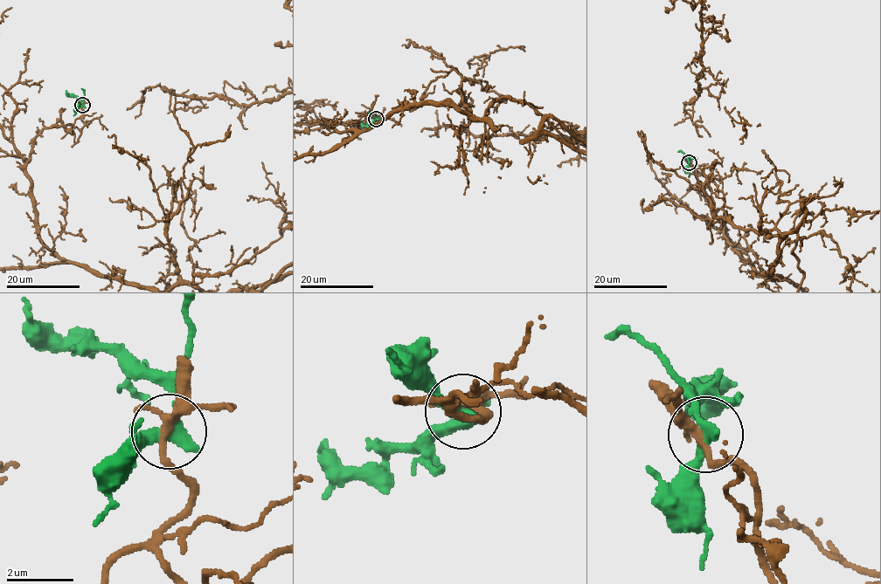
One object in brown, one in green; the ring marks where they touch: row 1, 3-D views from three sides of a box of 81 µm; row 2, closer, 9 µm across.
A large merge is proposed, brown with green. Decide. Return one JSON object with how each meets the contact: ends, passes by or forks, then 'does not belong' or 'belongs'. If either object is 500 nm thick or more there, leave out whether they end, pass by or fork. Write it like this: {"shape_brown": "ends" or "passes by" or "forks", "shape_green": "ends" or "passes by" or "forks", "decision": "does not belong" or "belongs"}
{"shape_brown": "forks", "shape_green": "passes by", "decision": "does not belong"}

